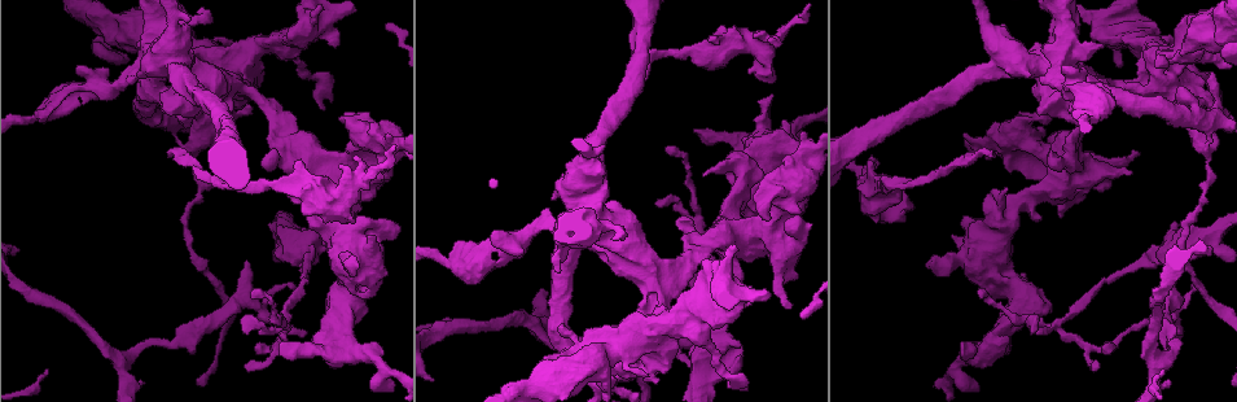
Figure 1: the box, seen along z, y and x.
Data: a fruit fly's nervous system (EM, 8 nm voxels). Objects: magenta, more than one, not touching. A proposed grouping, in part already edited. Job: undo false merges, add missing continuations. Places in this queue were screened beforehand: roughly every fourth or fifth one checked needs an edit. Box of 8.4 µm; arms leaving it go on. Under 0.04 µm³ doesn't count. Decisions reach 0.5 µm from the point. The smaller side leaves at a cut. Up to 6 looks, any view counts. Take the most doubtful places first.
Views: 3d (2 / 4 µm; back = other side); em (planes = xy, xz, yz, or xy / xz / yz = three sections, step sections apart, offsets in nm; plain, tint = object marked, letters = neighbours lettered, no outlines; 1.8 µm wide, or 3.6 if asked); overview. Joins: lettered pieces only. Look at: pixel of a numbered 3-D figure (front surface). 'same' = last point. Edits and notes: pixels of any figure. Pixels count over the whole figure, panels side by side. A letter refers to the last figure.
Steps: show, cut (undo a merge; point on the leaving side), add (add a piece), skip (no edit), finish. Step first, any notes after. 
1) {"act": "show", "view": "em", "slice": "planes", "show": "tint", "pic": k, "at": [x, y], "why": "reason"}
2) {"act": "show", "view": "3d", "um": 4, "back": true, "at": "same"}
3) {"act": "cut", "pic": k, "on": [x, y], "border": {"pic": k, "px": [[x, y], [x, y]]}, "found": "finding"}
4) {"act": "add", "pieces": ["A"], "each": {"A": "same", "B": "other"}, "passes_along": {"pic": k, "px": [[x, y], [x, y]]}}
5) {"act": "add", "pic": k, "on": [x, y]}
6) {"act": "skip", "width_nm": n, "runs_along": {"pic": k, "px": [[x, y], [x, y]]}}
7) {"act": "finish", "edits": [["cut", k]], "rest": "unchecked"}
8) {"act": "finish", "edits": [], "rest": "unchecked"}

{"act": "show", "view": "em", "slice": "xy", "step": 16, "show": "tint", "pic": 1, "at": [865, 166], "why": "branch stops here"}

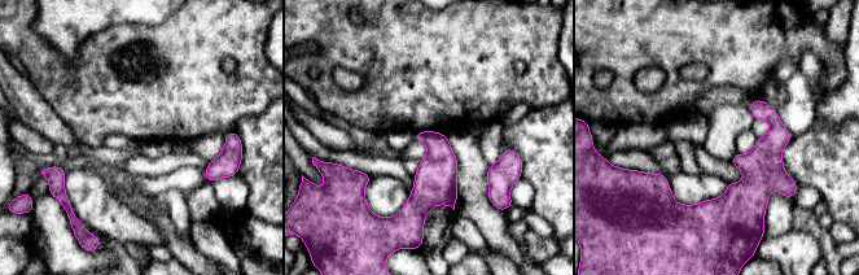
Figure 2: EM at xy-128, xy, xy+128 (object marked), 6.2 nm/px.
{"act": "show", "view": "em", "slice": "xy", "step": 16, "show": "letters", "at": "same", "why": "see the neighbours"}

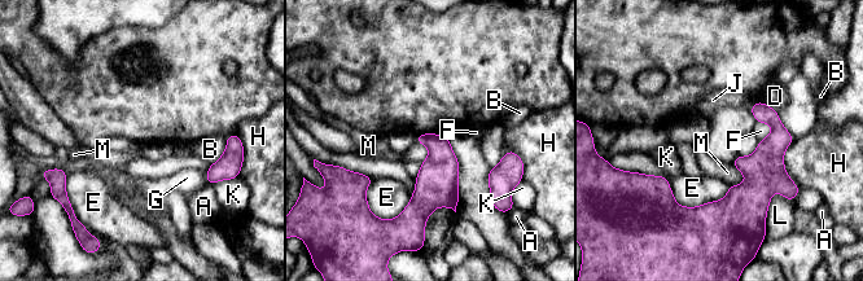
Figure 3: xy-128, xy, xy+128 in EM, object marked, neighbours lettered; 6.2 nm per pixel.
{"act": "skip", "longest_contact_nm": ["H", 480], "each": {"A": "other", "B": "other", "D": "other", "E": "other", "F": "other", "G": "other", "H": "other", "J": "other", "K": "other", "L": "other", "M": "other"}, "found": "no lettered piece goes on from it"}

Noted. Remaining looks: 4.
{"act": "show", "view": "3d", "um": 2, "pic": 1, "at": [1204, 145], "why": "sudden change in width"}

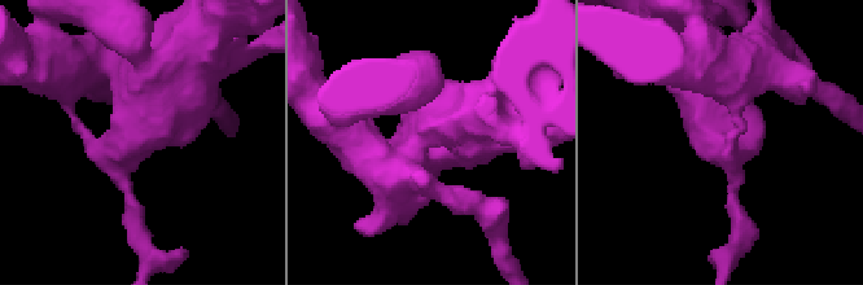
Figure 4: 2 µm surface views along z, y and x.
{"act": "show", "view": "em", "slice": "planes", "show": "tint", "pic": 4, "at": [724, 144], "why": "now the EM"}

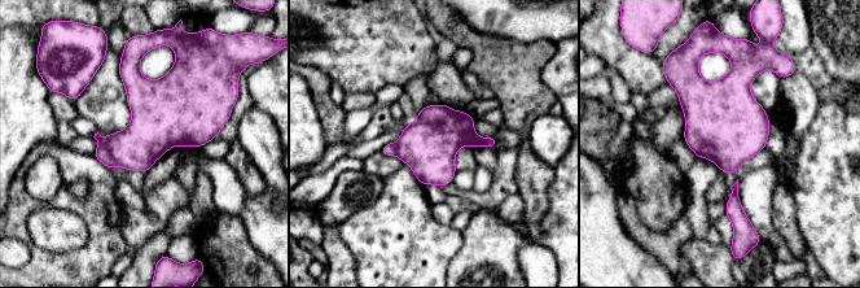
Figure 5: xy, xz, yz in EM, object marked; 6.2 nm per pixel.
{"act": "show", "view": "em", "slice": "planes", "show": "letters", "at": "same"}

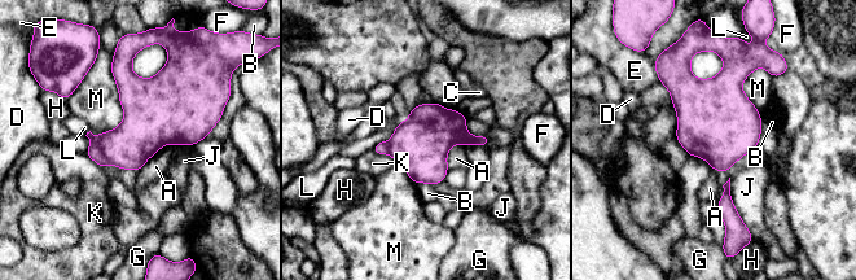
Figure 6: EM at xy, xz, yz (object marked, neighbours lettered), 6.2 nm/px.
{"act": "cut", "pic": 6, "on": [95, 153], "width_nm": 340, "each": {"A": "other", "B": "other", "C": "other", "D": "other", "E": "other", "F": "other", "G": "other", "H": "other", "J": "other", "K": "other", "L": "other", "M": "other"}, "border": {"pic": 6, "px": [[97, 143], [101, 153], [110, 162]]}, "found": "two cells meet here"}

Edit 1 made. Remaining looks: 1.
{"act": "finish", "edits": [["cut", 6]], "rest": "unchecked"}

